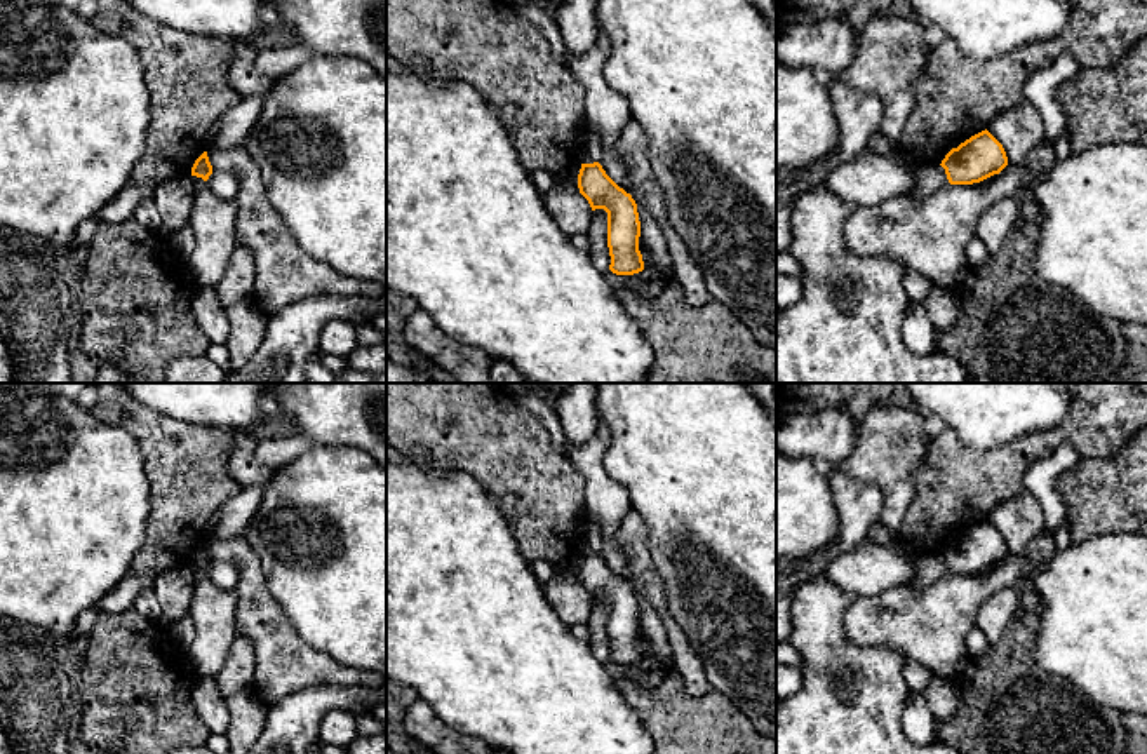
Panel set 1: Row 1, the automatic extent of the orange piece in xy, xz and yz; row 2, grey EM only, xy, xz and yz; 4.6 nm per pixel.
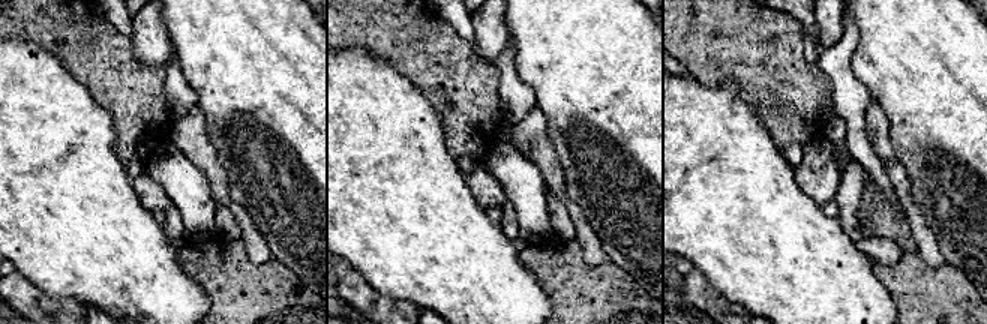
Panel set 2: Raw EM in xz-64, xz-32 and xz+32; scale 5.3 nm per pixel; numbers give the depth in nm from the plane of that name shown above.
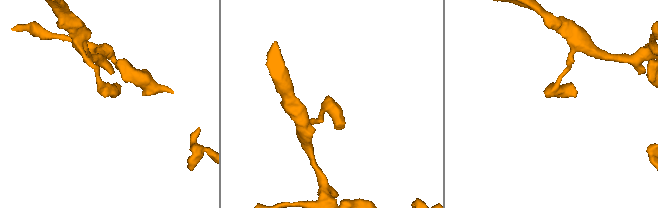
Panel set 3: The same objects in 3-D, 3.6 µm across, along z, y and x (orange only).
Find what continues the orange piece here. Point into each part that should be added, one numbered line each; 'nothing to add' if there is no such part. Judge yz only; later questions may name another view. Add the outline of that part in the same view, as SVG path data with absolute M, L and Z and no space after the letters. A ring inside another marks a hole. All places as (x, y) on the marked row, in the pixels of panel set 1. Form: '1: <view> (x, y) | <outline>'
nothing to add

